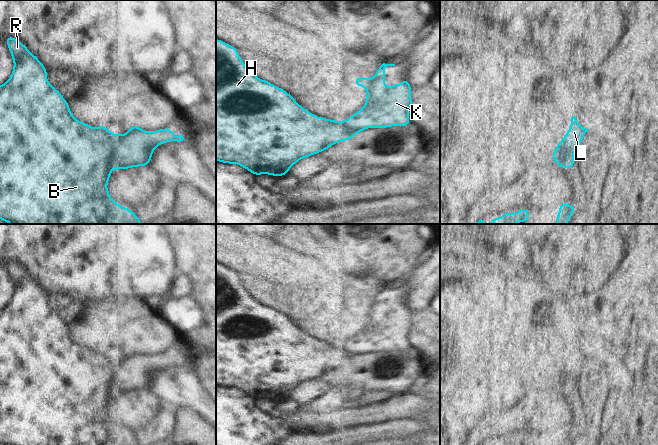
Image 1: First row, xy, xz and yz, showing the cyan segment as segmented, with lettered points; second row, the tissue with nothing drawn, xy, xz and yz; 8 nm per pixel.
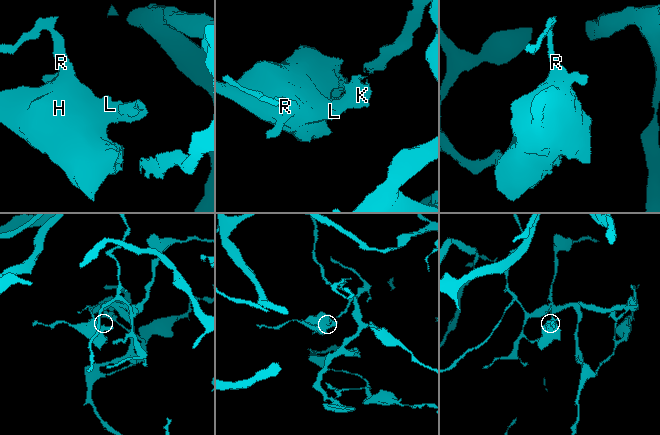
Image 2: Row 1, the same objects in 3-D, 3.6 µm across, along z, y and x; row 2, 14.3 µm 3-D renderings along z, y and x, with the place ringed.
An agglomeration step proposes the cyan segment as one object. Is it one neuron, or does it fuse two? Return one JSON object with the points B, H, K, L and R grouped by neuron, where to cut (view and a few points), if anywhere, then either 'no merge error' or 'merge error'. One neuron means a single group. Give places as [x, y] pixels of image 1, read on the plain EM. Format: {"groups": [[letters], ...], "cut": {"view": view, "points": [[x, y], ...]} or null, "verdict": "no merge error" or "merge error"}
{"groups": [["B", "H", "L", "R"], ["K"]], "cut": {"view": "xy", "points": [[125, 358], [122, 365], [115, 365], [111, 375], [110, 392]]}, "verdict": "merge error"}

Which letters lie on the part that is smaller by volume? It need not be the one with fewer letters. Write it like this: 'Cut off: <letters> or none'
Cut off: K.

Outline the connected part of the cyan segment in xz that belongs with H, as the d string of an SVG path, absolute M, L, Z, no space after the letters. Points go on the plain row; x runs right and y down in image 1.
M216 263L216 385L226 388L238 388L253 397L255 400L261 398L269 398L279 401L286 400L289 393L302 382L307 382L314 378L318 378L329 373L333 368L340 365L349 365L353 361L353 357L348 349L340 350L334 343L321 342L316 340L304 331L299 329L297 325L282 312L271 308L268 304L259 303L243 286L236 271L230 270L223 264Z

